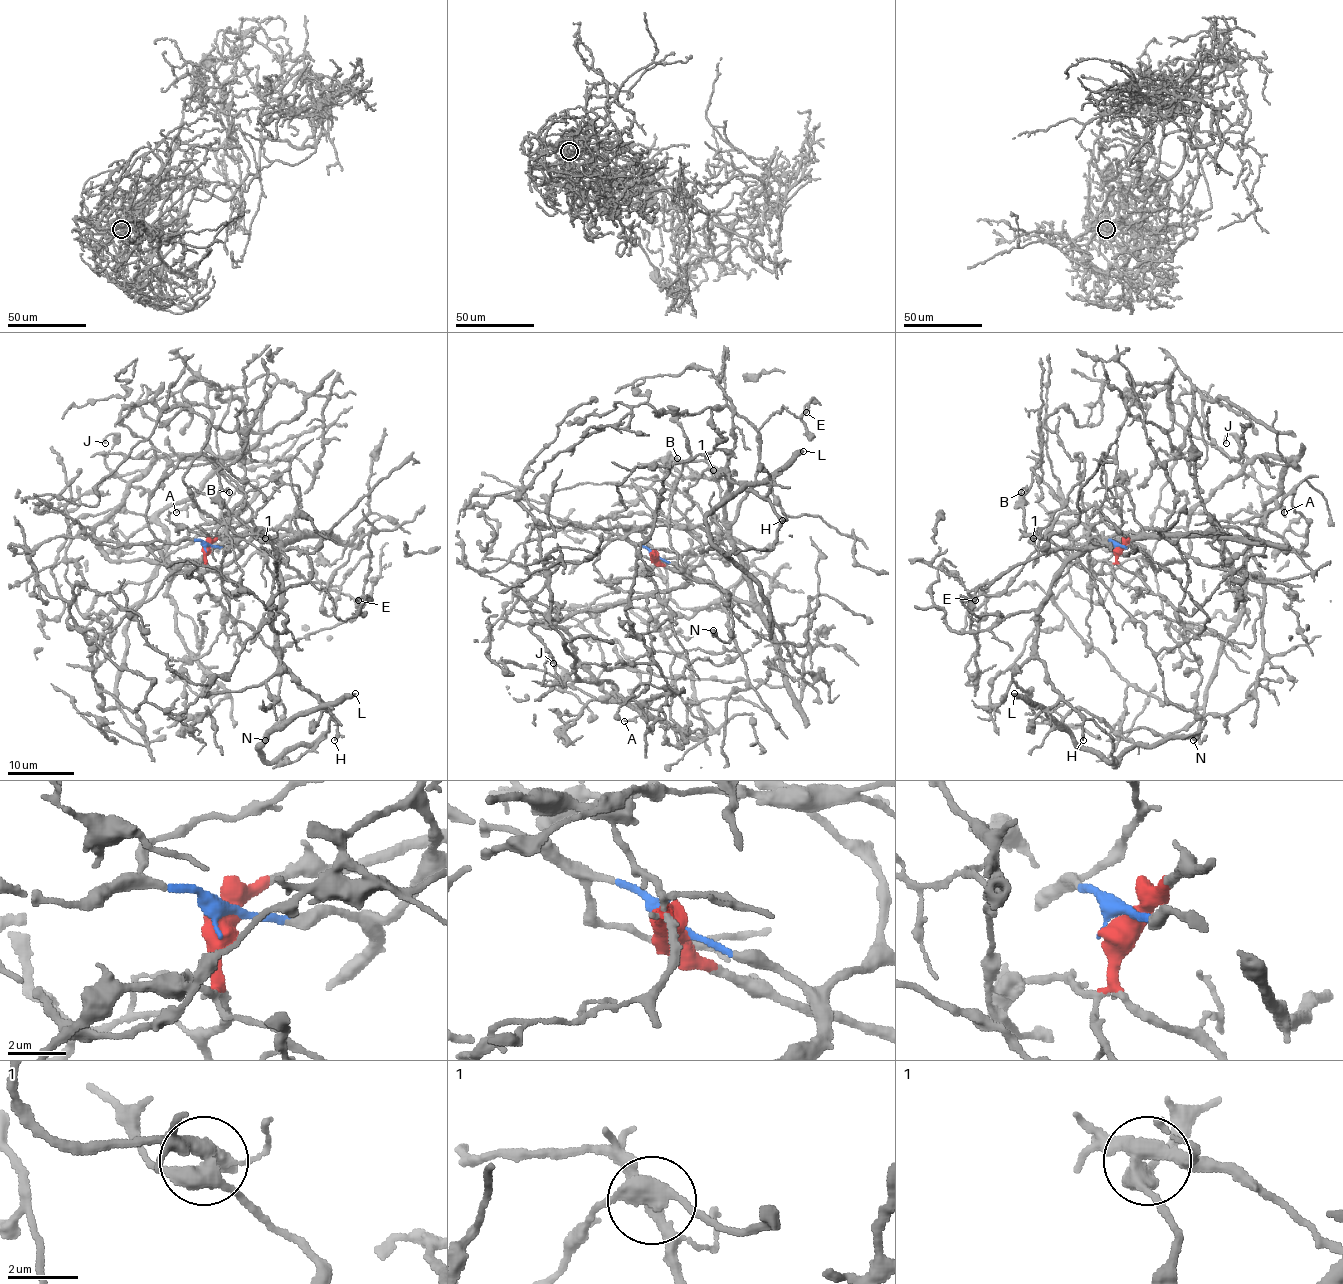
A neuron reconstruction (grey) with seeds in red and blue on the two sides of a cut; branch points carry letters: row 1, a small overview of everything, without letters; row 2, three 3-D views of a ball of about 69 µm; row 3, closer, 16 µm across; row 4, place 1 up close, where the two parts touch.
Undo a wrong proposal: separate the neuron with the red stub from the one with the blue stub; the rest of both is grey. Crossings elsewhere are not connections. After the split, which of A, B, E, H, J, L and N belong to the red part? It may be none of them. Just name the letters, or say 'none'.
B, E, H, L

